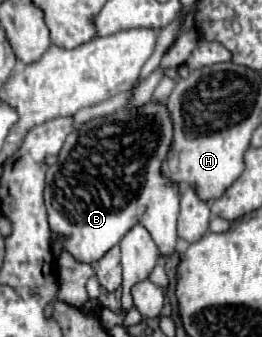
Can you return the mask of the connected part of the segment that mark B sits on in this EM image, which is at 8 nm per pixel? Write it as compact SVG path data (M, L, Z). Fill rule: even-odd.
M148 102L142 108L116 112L110 116L94 118L82 124L70 138L66 138L64 148L58 156L58 162L48 168L46 174L46 190L44 202L48 210L48 222L52 230L52 252L58 260L60 254L66 250L74 256L76 262L94 264L98 262L110 248L114 248L126 232L142 224L152 238L164 238L164 246L158 246L164 258L176 252L176 216L178 216L178 202L180 202L180 188L178 184L162 178L160 166L168 154L172 142L172 126L170 116L164 104Z

